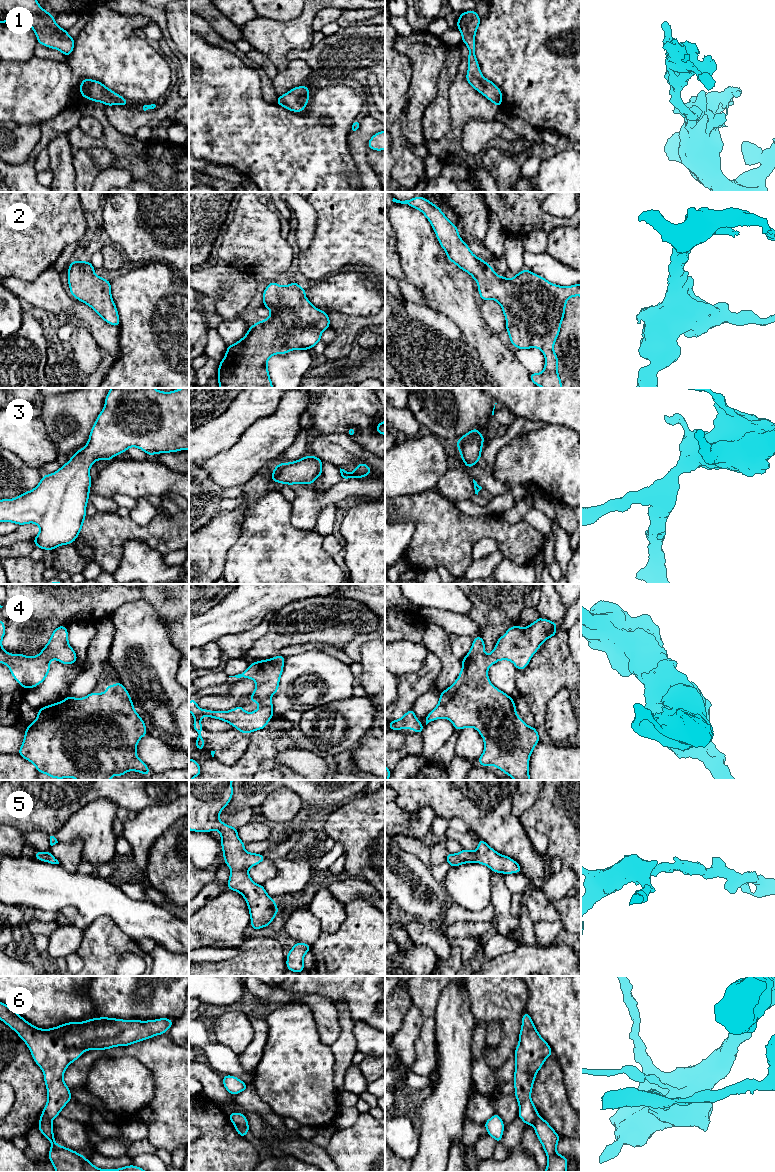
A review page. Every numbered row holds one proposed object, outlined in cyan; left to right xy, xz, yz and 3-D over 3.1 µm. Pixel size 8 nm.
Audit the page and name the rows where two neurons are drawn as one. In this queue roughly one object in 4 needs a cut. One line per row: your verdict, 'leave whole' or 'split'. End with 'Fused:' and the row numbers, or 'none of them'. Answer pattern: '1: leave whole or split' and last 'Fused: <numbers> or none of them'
1: leave whole
2: leave whole
3: leave whole
4: leave whole
5: leave whole
6: split
Fused: 6

